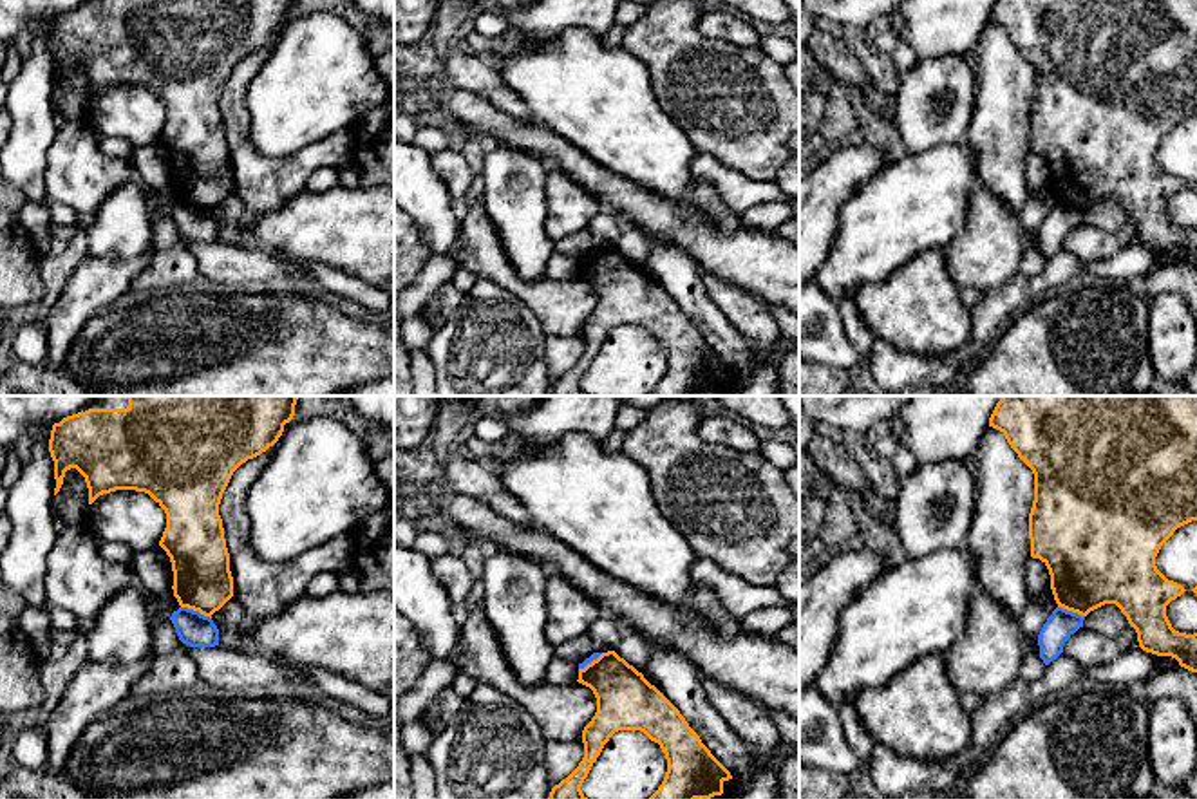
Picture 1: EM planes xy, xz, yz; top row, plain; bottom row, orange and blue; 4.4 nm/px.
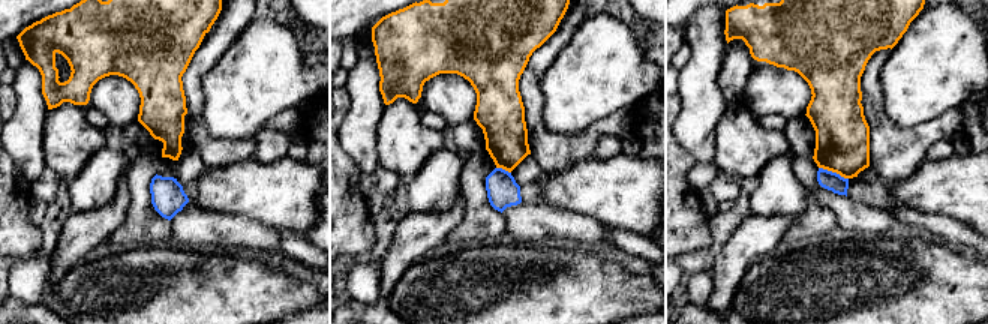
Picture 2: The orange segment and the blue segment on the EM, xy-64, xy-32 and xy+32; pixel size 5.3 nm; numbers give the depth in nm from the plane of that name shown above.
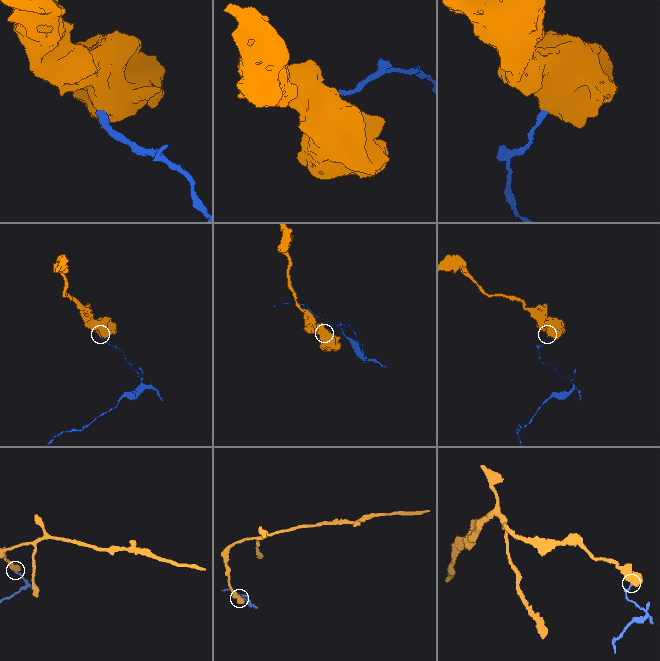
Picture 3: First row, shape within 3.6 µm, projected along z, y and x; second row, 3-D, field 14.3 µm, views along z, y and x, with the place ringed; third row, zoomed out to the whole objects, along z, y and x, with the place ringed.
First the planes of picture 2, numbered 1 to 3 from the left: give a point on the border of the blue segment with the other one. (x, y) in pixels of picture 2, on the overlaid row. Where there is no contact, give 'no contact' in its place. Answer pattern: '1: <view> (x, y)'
1: no contact
2: xy-32 (504, 168)
3: xy+32 (834, 171)

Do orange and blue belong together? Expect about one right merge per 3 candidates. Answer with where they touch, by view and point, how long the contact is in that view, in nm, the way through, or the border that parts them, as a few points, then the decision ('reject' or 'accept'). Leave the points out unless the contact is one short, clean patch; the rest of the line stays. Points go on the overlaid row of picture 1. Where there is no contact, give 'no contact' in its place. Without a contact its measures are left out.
xy (196, 610) | 150 nm | along xy (181, 606), (197, 610), (210, 619) | reject

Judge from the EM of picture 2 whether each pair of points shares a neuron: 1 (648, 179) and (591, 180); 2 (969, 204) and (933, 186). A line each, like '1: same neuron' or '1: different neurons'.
1: same neuron
2: same neuron

